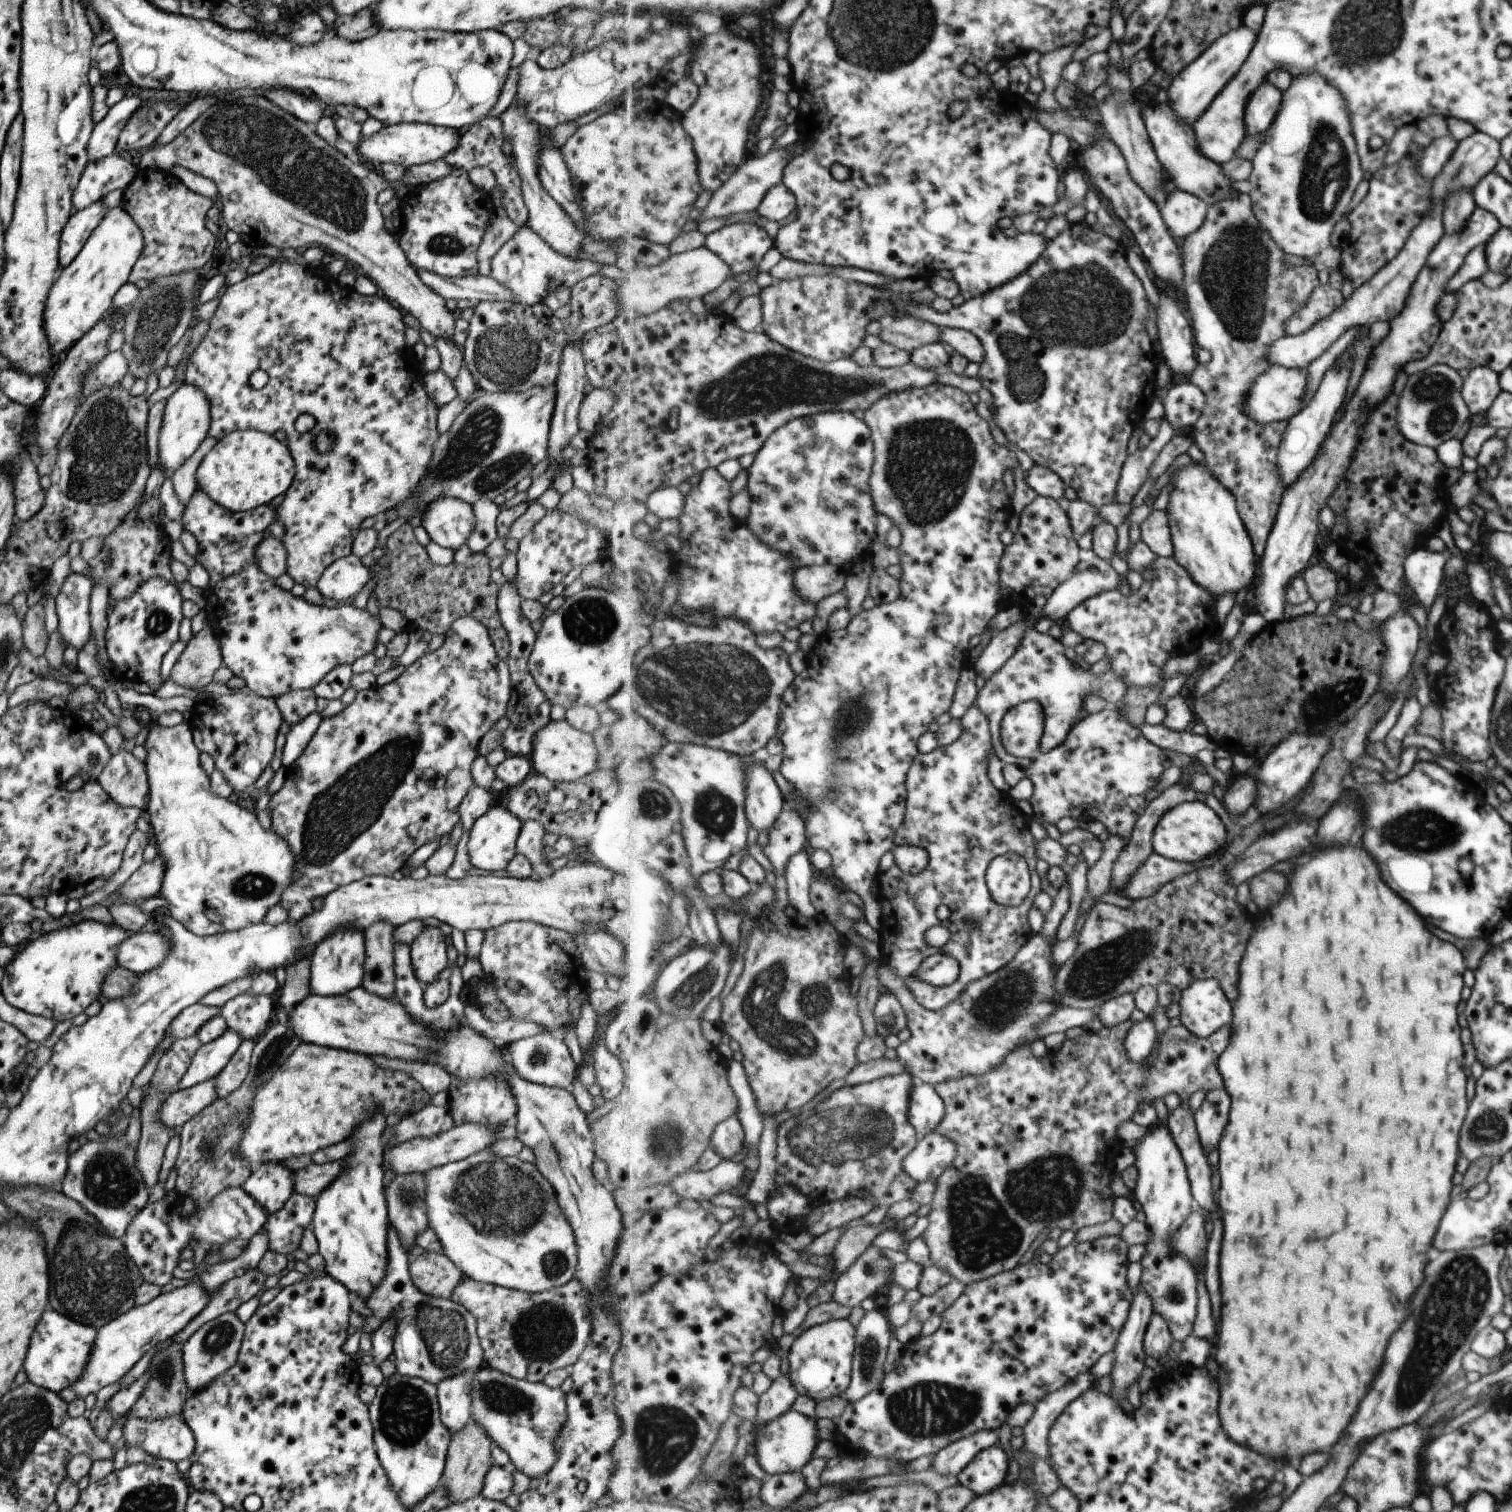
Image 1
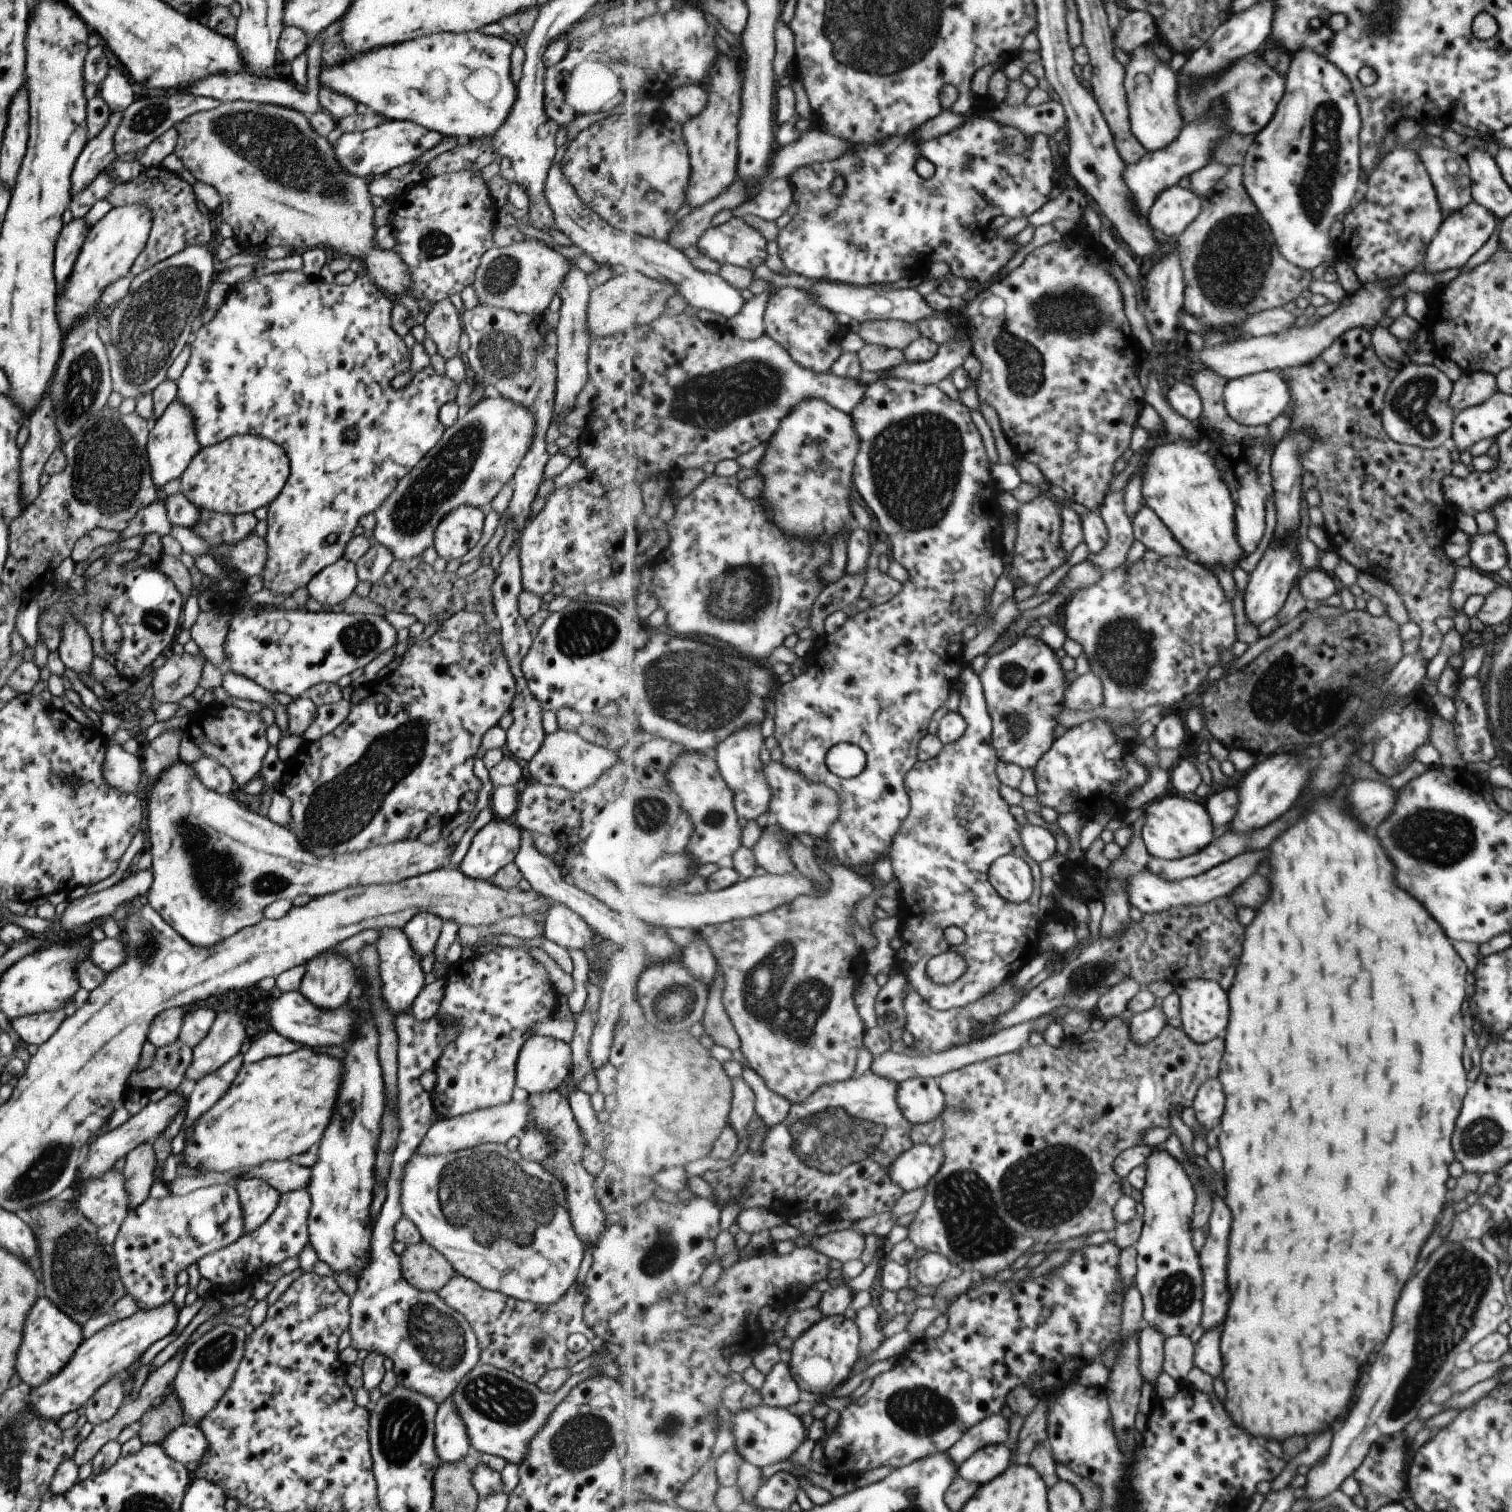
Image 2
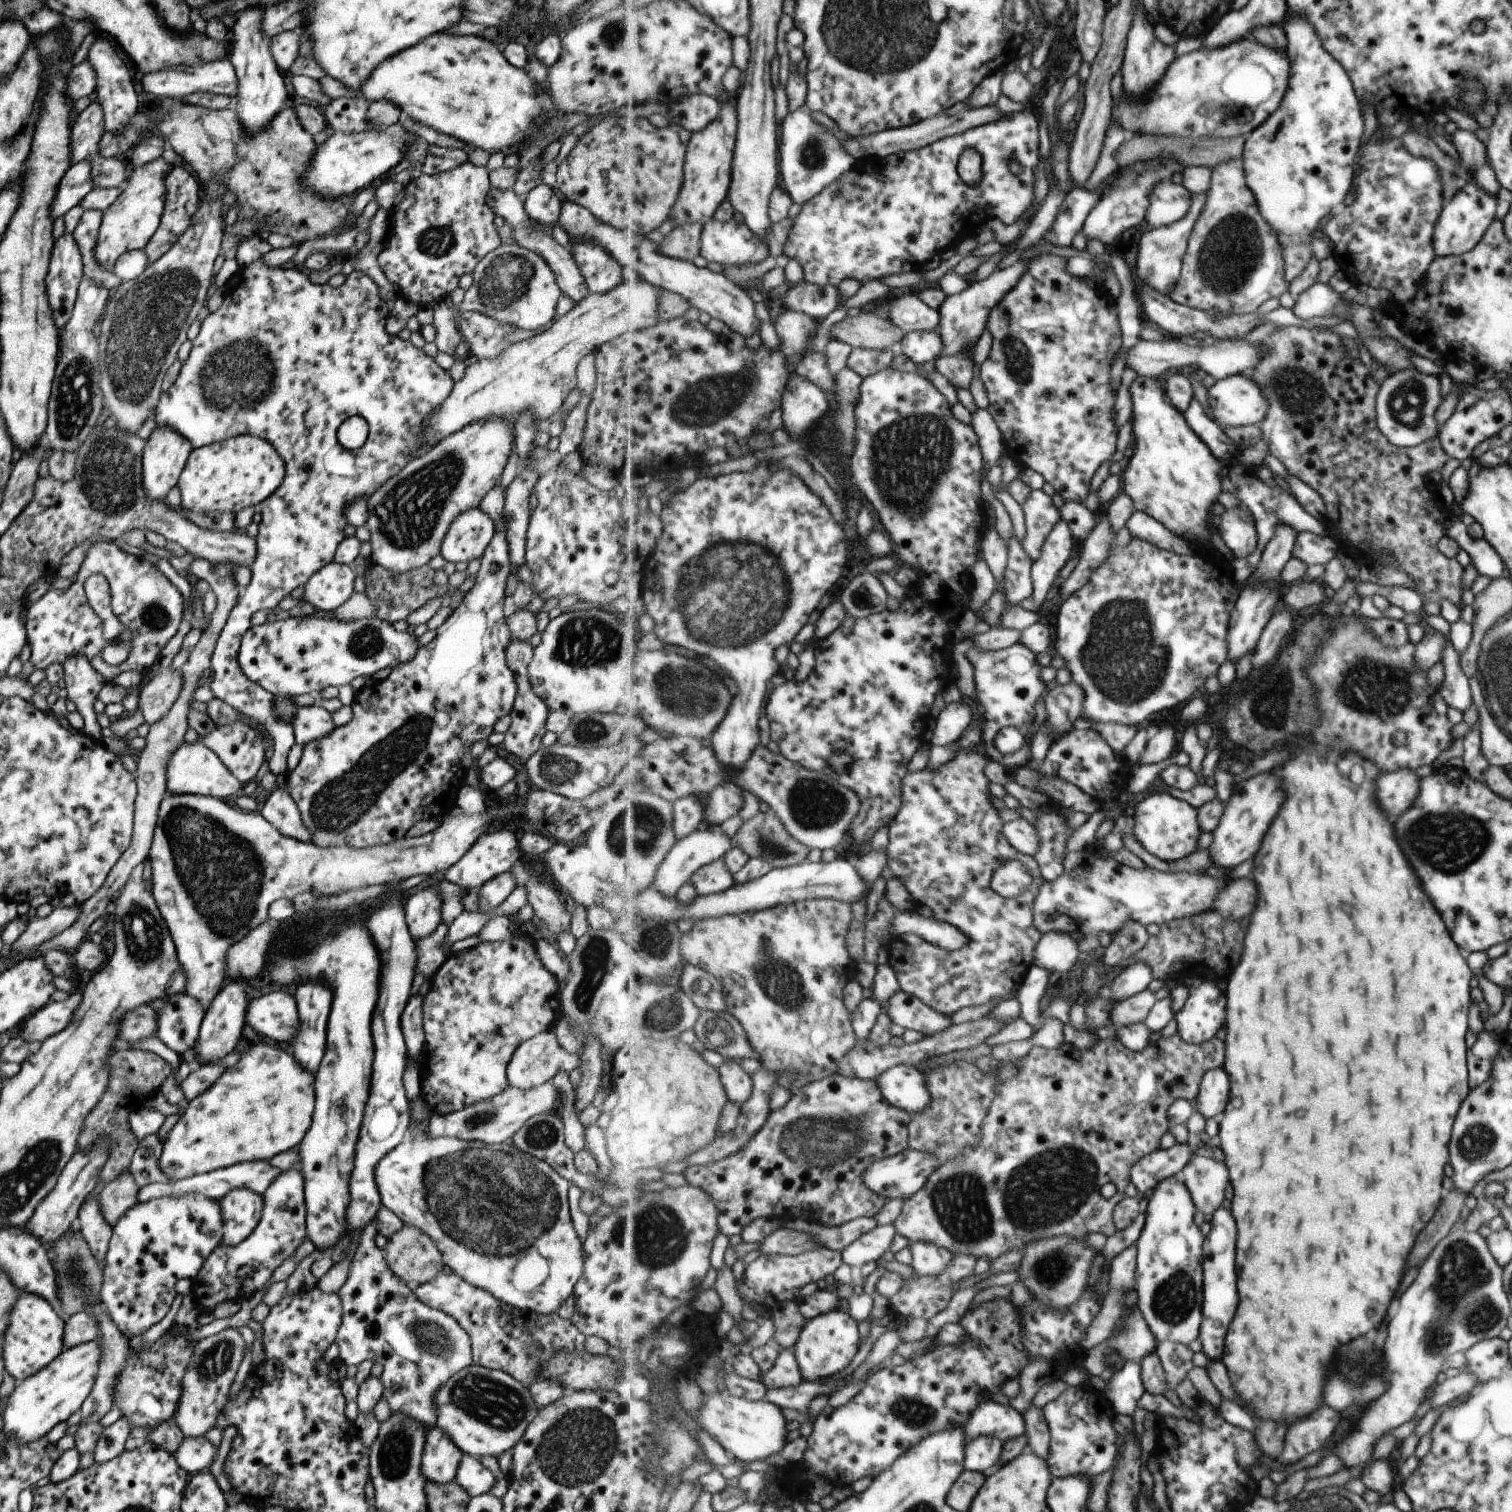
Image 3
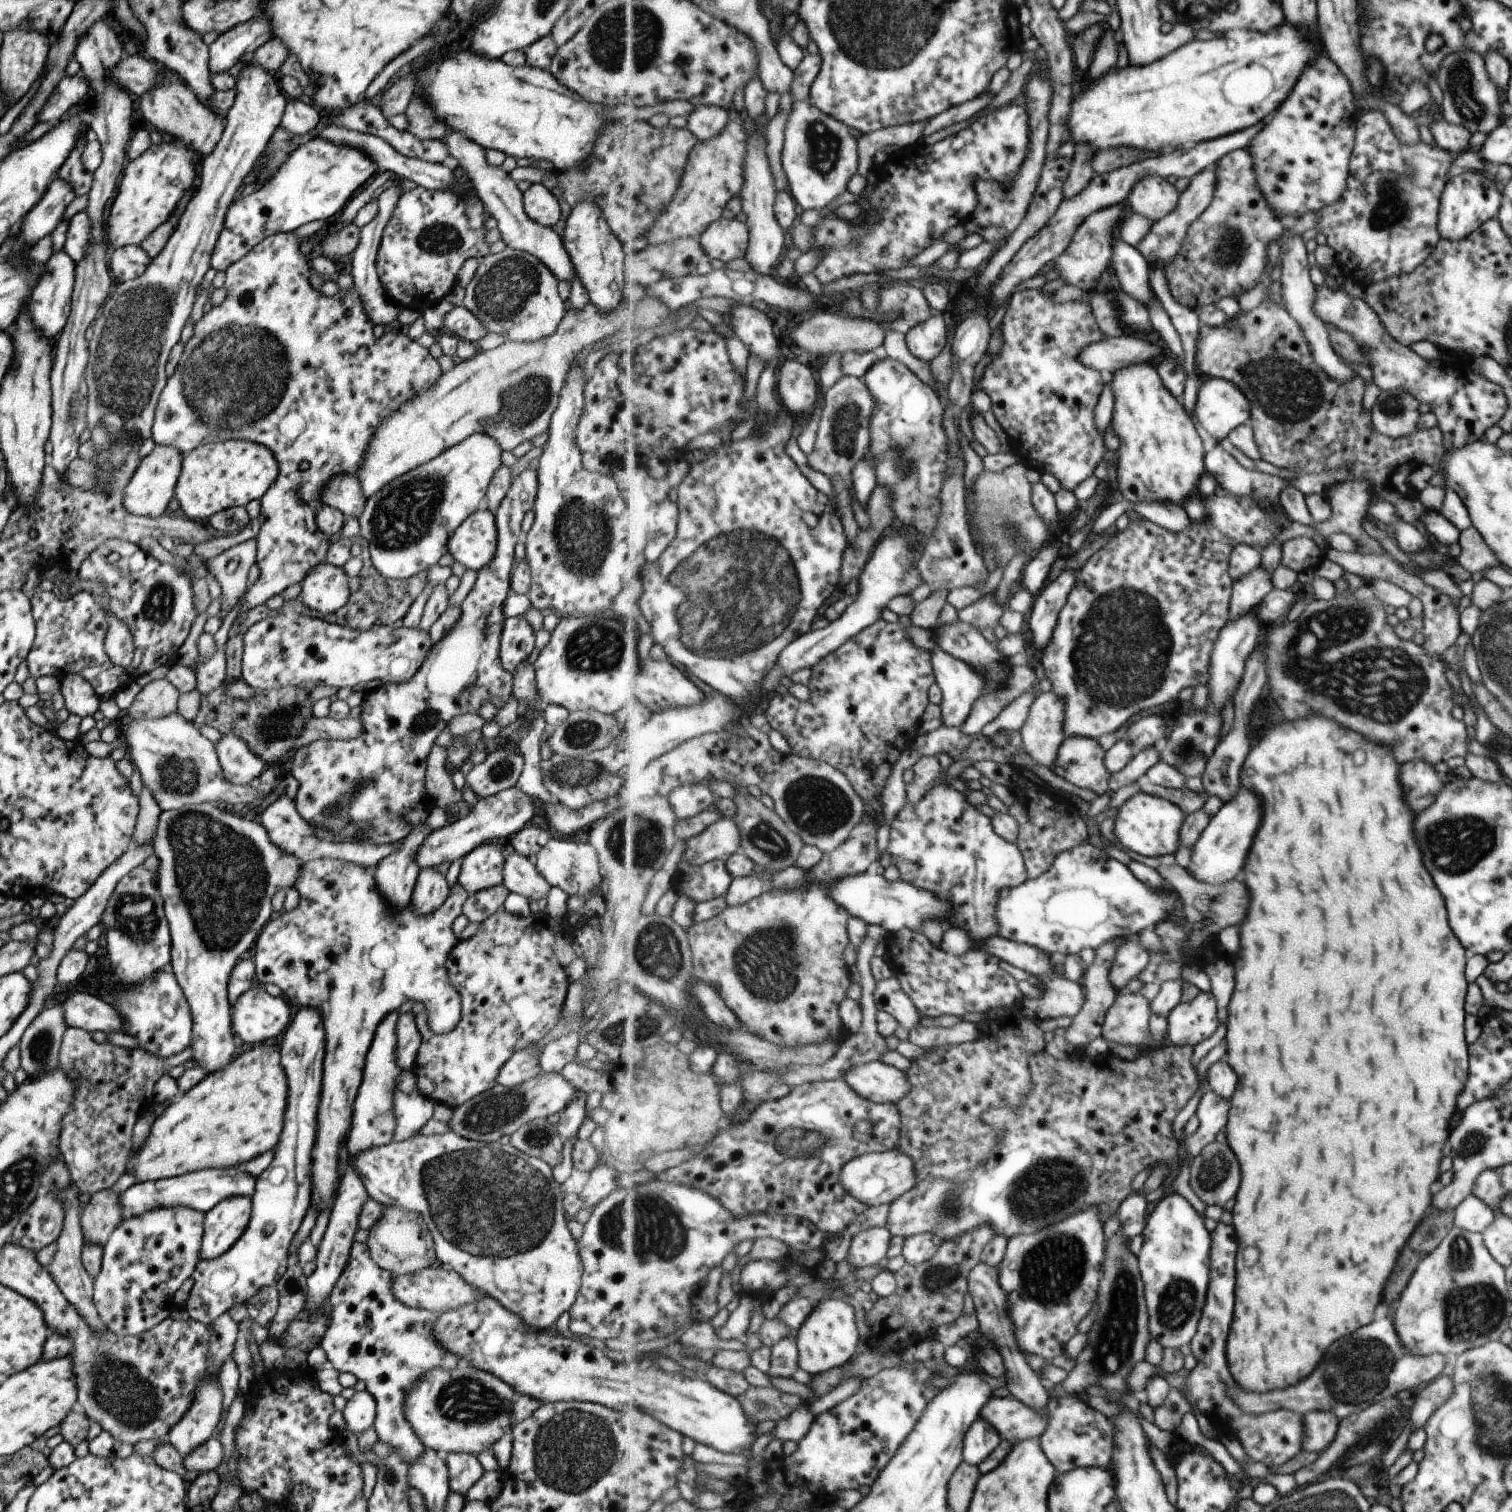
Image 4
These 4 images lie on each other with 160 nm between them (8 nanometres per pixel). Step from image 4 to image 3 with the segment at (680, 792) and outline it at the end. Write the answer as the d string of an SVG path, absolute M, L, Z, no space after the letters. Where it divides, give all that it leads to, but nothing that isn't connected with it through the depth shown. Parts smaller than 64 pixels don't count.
M693 795L673 802L674 831L678 840L687 838L704 827L706 808L701 798Z

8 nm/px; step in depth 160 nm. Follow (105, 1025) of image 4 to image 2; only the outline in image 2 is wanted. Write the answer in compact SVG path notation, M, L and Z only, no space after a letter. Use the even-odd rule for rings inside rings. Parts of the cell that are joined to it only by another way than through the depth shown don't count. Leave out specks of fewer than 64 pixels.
M168 1008L159 1013L157 1018L152 1020L148 1030L148 1042L156 1048L164 1047L178 1040L178 1032L186 1012L183 1008ZM57 1009L18 1016L9 1020L9 1024L23 1043L39 1046L53 1034L54 1030L59 1028L64 1018L63 1010Z

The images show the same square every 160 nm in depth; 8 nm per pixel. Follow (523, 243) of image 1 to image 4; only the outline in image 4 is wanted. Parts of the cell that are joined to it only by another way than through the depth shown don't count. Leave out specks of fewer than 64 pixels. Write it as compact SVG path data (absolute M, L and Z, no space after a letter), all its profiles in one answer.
M505 247L478 260L473 278L464 288L462 306L483 324L486 332L503 335L507 341L527 344L551 334L567 308L567 303L559 298L557 283L537 258Z

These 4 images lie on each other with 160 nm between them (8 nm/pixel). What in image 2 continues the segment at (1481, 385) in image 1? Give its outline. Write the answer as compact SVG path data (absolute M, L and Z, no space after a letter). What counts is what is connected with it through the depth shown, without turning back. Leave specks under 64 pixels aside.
M1483 371L1463 372L1453 382L1448 403L1455 414L1464 408L1480 405L1496 390L1494 375Z

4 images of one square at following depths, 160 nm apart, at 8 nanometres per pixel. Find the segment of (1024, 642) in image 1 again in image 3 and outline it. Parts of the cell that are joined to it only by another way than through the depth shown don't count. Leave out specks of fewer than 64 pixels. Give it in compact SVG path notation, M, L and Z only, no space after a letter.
M1017 643L998 651L983 651L974 646L970 649L968 657L975 667L976 696L985 710L983 726L985 752L991 760L1002 762L1011 770L1025 767L1030 760L1031 741L1025 743L1019 752L1008 755L997 748L995 741L1002 728L1015 727L1023 732L1029 732L1033 728L1035 706L1041 698L1044 700L1049 692L1047 683L1042 677L1044 668L1037 662L1037 653L1023 643Z

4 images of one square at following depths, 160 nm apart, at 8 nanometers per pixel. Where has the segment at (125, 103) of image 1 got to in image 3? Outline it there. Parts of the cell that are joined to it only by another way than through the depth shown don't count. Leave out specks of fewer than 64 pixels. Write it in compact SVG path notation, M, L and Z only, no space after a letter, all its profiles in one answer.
M89 161L71 163L61 177L55 198L50 206L50 217L55 220L63 216L72 206L79 205L81 199L94 187Z

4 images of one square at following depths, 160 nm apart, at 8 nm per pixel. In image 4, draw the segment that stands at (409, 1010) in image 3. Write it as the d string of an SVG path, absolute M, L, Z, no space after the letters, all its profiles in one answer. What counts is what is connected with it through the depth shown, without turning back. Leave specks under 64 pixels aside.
M411 1011L400 1014L396 1020L396 1065L401 1070L411 1069L421 1044L414 1015Z

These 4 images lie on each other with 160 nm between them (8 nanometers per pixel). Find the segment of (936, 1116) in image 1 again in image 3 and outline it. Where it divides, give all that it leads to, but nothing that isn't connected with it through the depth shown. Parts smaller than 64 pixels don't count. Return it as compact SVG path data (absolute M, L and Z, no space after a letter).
M894 1066L875 1080L893 1106L906 1110L912 1116L925 1112L931 1106L932 1096L926 1076L915 1066Z

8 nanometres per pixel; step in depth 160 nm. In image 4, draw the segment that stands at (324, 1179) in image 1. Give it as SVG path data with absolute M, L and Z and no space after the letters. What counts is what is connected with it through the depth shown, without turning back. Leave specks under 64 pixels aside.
M239 1166L203 1169L176 1177L157 1179L156 1181L136 1182L133 1186L118 1194L118 1201L122 1208L122 1220L159 1207L175 1208L176 1206L182 1206L206 1213L221 1199L243 1195L250 1197L253 1194L255 1183L256 1177L252 1177L249 1173L240 1169Z

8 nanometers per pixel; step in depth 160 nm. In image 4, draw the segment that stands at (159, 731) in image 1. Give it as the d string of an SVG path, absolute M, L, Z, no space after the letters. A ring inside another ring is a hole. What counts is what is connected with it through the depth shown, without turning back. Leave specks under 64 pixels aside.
M514 786L488 797L479 799L465 816L450 819L439 829L425 835L414 854L416 865L421 869L436 868L443 862L453 862L463 858L473 848L486 842L507 842L509 837L529 824L533 816L532 798ZM193 803L192 805L183 805L180 809L169 809L161 811L158 814L158 823L156 831L151 840L152 852L157 857L158 866L156 873L156 885L159 889L162 898L162 907L164 917L168 924L170 932L170 968L172 974L176 978L177 984L181 987L183 996L186 998L189 1012L192 1020L192 1031L189 1048L192 1050L192 1060L197 1063L197 1067L206 1070L206 1074L213 1071L221 1070L233 1056L233 1032L230 1025L231 1006L226 997L226 984L236 963L245 955L249 955L256 941L260 930L265 926L265 923L273 916L270 907L270 898L277 892L278 889L285 888L288 890L293 887L300 877L302 864L296 856L284 853L277 845L274 845L268 837L267 831L261 823L246 820L244 817L233 812L224 812L219 808L214 808L206 803Z

